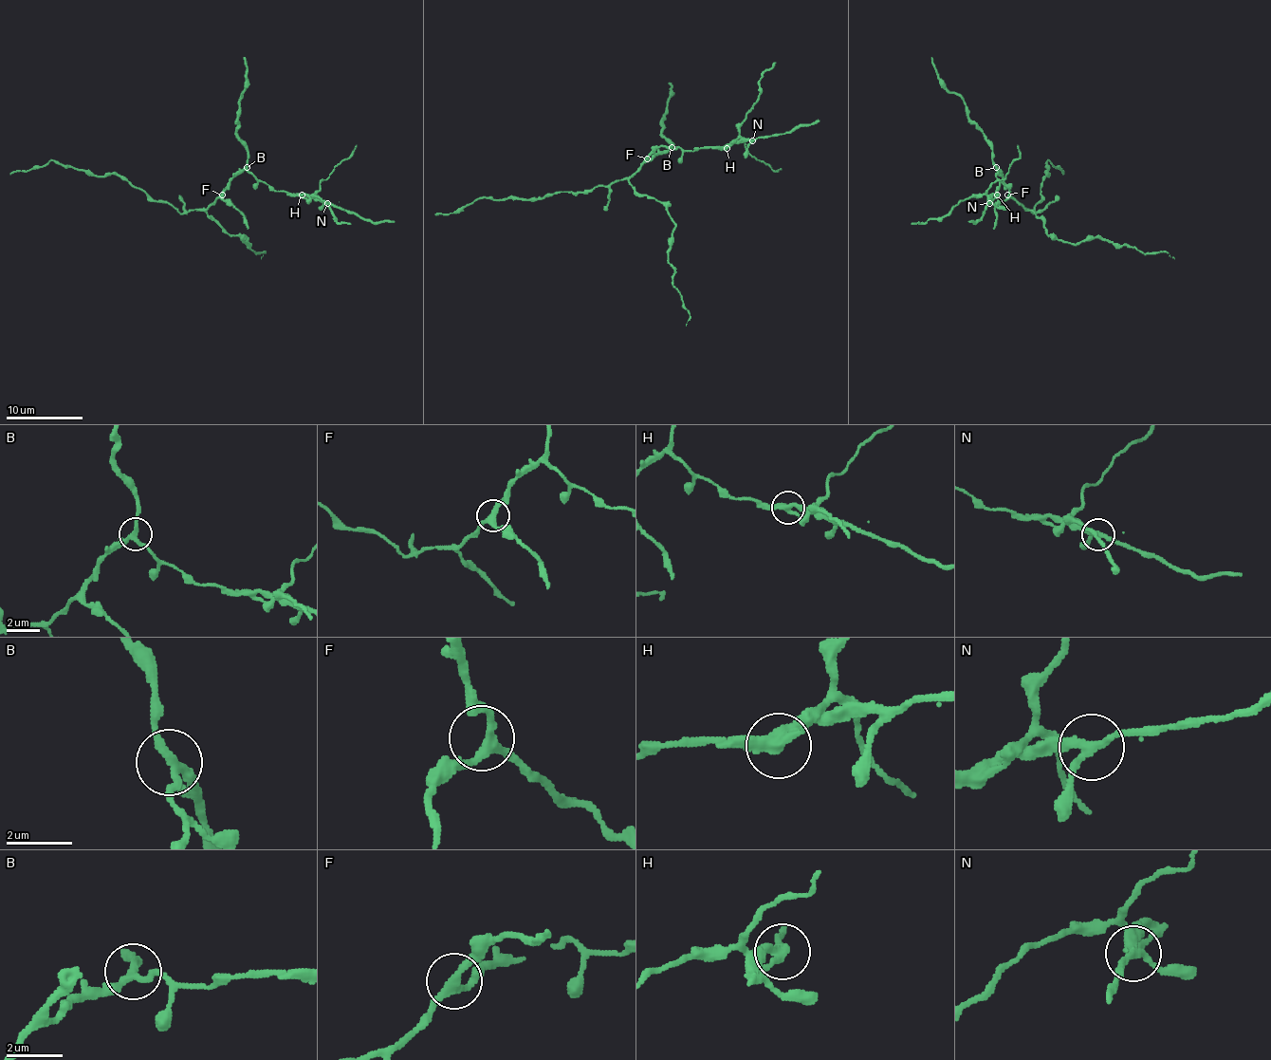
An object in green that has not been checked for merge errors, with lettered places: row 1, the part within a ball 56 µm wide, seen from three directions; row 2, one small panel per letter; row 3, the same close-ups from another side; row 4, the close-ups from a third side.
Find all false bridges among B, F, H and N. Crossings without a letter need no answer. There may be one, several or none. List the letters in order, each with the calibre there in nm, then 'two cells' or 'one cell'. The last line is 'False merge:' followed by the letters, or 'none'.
B: calibre 240 nm; one cell
F: calibre 280 nm; one cell
H: calibre 360 nm; two cells
N: calibre 240 nm; one cell
False merge: H

